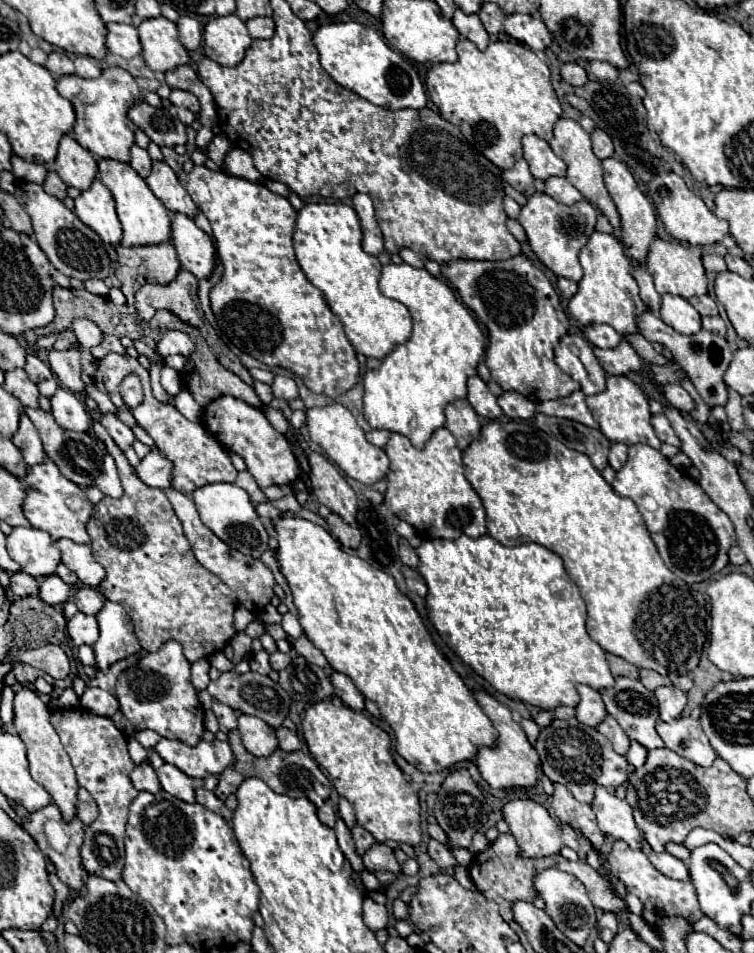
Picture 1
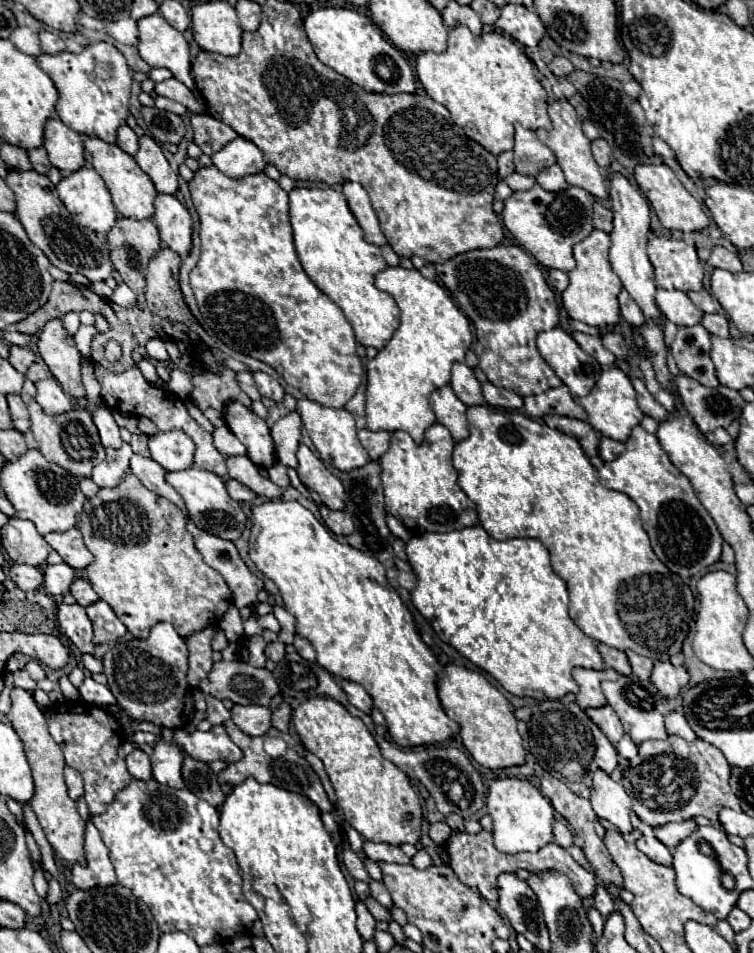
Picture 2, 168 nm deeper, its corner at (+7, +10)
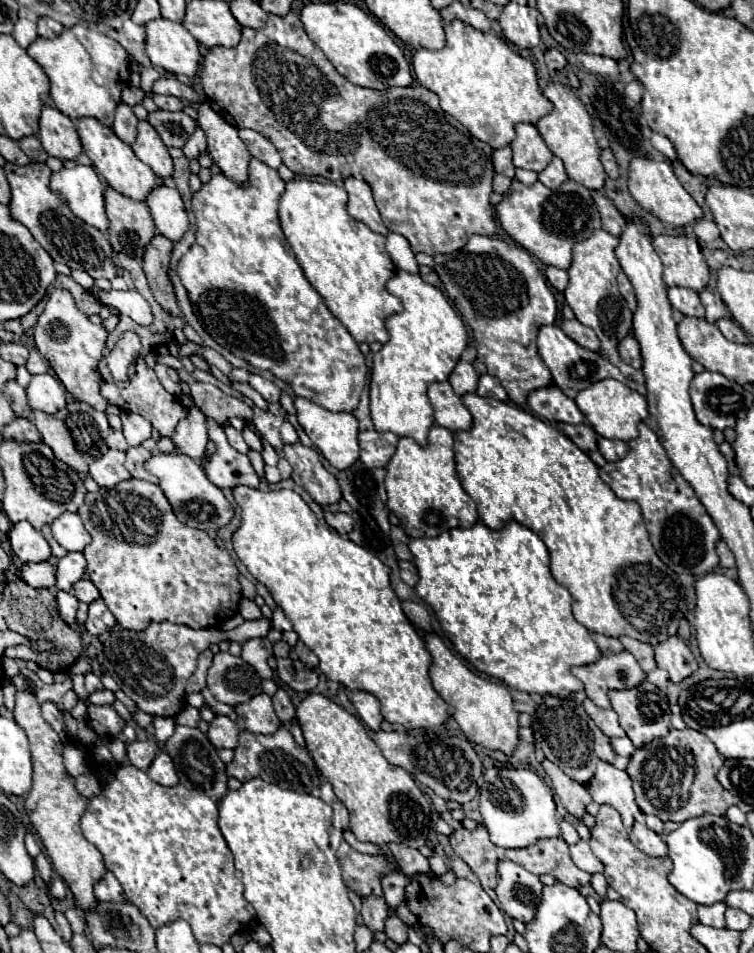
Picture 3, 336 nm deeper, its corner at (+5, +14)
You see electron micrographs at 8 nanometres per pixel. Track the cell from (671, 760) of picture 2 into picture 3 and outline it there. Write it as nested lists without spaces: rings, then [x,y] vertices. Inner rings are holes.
[[[671,729],[665,737],[657,737],[637,749],[629,761],[627,773],[643,813],[657,815],[661,821],[683,823],[703,813],[725,815],[727,807],[735,803],[733,793],[723,789],[715,777],[723,763],[725,757],[717,753],[717,747],[703,733],[695,729]]]

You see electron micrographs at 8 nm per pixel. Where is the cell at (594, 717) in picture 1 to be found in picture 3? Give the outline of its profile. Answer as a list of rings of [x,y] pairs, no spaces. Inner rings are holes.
[[[627,651],[603,655],[595,663],[573,667],[571,673],[583,681],[587,697],[599,707],[609,707],[609,689],[629,689],[645,679],[643,669]]]

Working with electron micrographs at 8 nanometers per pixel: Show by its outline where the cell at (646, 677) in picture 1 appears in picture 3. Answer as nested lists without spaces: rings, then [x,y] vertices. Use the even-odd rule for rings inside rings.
[[[619,637],[619,641],[623,643],[623,647],[633,653],[633,657],[637,659],[637,663],[641,665],[641,669],[645,669],[645,673],[655,669],[655,659],[653,659],[653,647],[641,641],[635,641],[631,637]]]

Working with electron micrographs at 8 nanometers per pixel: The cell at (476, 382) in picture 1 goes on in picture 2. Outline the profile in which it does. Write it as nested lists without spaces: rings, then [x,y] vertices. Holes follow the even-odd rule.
[[[455,363],[451,369],[451,381],[449,381],[453,393],[465,403],[465,405],[483,405],[483,393],[481,385],[475,379],[475,373],[465,363]]]

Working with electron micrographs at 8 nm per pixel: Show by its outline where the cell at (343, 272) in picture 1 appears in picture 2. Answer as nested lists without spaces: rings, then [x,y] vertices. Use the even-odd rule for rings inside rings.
[[[295,187],[289,193],[289,217],[295,251],[309,279],[343,311],[355,331],[357,343],[383,349],[399,327],[399,307],[389,293],[373,285],[375,275],[387,263],[381,247],[365,241],[363,229],[349,211],[345,195],[335,189]]]

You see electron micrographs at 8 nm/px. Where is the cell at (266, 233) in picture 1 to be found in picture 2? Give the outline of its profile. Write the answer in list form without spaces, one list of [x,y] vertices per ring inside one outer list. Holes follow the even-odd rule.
[[[201,167],[189,183],[189,191],[201,221],[201,255],[189,273],[189,285],[207,325],[227,347],[267,363],[307,399],[325,407],[345,407],[363,377],[363,365],[355,353],[355,335],[343,311],[311,283],[297,259],[287,193],[265,173],[231,181],[215,167]]]

